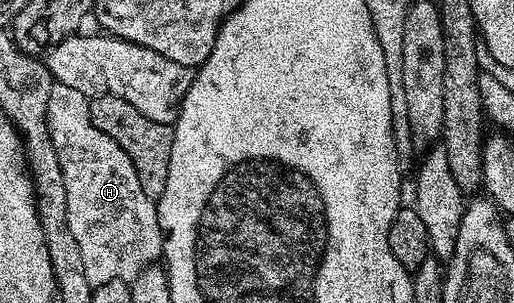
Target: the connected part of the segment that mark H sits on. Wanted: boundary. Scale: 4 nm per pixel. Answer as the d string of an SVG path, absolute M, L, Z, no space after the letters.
M56 83L53 84L50 91L50 103L46 103L46 119L50 123L50 139L54 141L54 152L58 155L58 167L62 167L62 179L66 183L66 223L70 223L70 235L74 235L78 248L82 251L82 264L86 270L86 279L90 279L92 286L111 281L130 283L147 265L155 265L161 260L164 251L164 230L160 227L156 202L148 198L146 191L142 191L142 183L138 183L138 171L134 167L134 163L130 163L130 155L126 155L126 151L122 151L122 147L118 147L118 143L114 143L114 139L110 139L110 135L106 135L102 131L98 131L98 127L94 127L94 123L90 119L89 100L86 95L82 95L82 91L74 91L74 87Z

